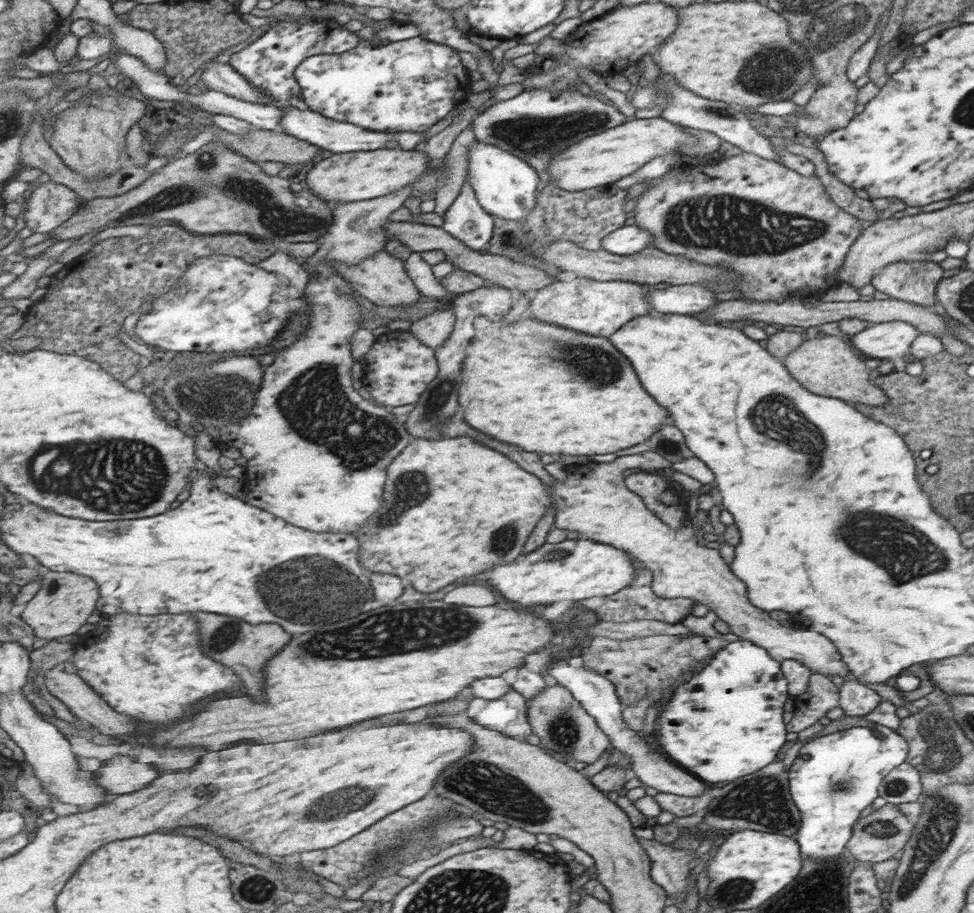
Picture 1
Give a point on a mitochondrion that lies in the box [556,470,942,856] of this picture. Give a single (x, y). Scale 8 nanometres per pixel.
(762, 798)

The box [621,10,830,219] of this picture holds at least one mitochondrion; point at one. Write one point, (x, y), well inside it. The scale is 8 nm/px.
(778, 65)

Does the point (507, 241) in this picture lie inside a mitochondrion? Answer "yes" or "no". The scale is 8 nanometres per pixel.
yes

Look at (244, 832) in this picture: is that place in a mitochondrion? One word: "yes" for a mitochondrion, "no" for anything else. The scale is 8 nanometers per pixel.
no

